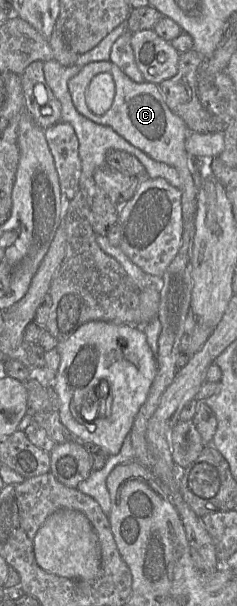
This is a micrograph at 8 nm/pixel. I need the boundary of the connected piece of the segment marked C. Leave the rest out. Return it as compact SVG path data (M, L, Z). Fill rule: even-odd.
M97 61L86 64L68 81L68 89L77 111L91 121L111 127L130 144L140 149L152 159L174 167L180 178L183 221L195 220L198 190L190 173L190 156L185 149L189 129L182 118L174 114L165 103L159 86L150 82L136 83L116 64ZM110 74L115 82L115 98L111 108L103 115L96 115L87 105L87 91L94 77Z

